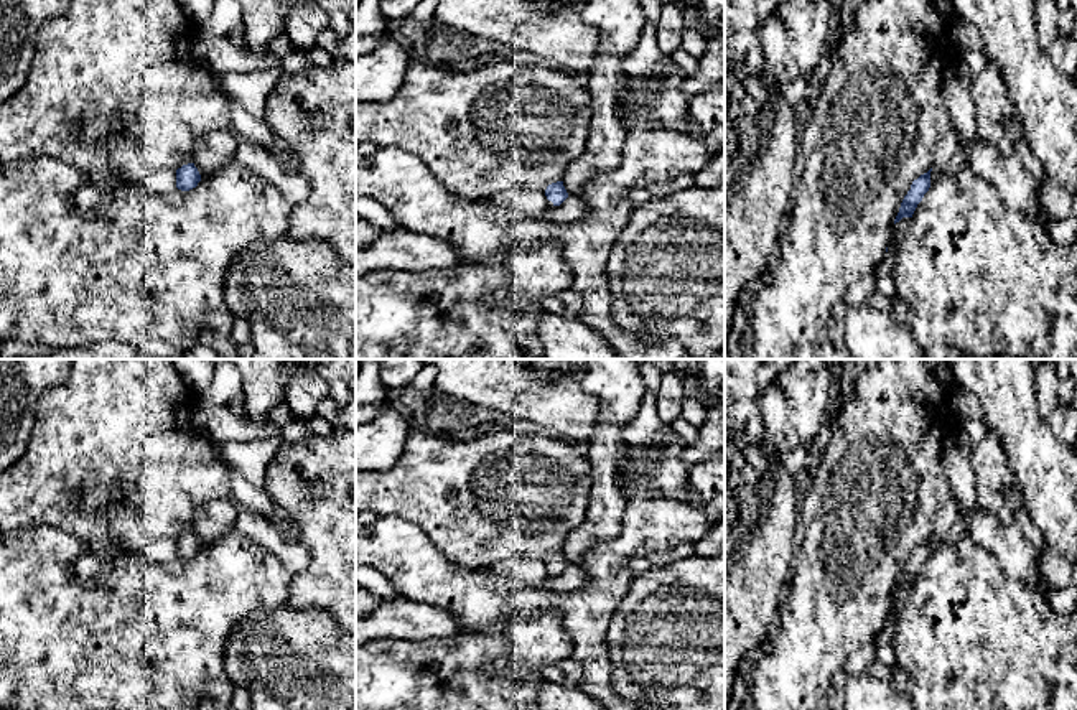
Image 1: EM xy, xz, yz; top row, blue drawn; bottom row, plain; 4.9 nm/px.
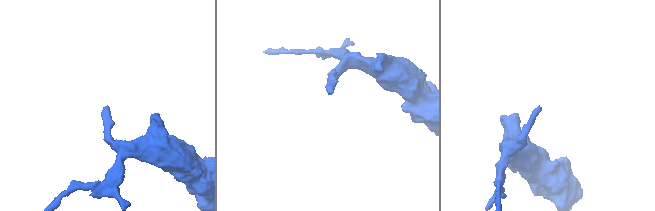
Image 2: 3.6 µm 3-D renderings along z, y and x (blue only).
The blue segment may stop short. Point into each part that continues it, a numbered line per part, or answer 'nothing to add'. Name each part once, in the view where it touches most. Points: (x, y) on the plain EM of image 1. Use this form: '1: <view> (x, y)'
nothing to add

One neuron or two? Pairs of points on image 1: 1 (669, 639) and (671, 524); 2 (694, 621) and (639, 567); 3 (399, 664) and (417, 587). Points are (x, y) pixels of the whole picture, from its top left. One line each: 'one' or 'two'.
1: two
2: two
3: two

